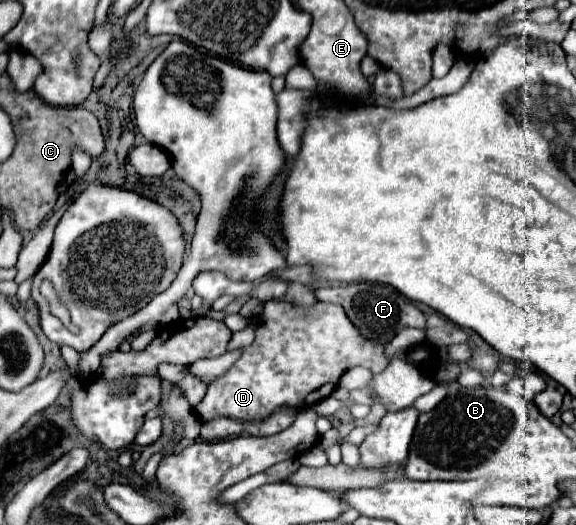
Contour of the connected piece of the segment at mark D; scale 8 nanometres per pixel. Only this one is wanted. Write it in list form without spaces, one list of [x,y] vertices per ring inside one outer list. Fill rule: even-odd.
[[[269,301],[263,309],[263,321],[255,331],[255,341],[243,349],[243,355],[227,373],[209,385],[205,399],[195,411],[203,421],[215,415],[259,421],[281,405],[303,407],[319,403],[335,391],[343,371],[353,365],[363,365],[379,373],[387,363],[389,359],[383,353],[383,345],[363,339],[359,331],[353,329],[343,307],[323,301],[309,307]],[[325,385],[327,391],[319,393]]]

